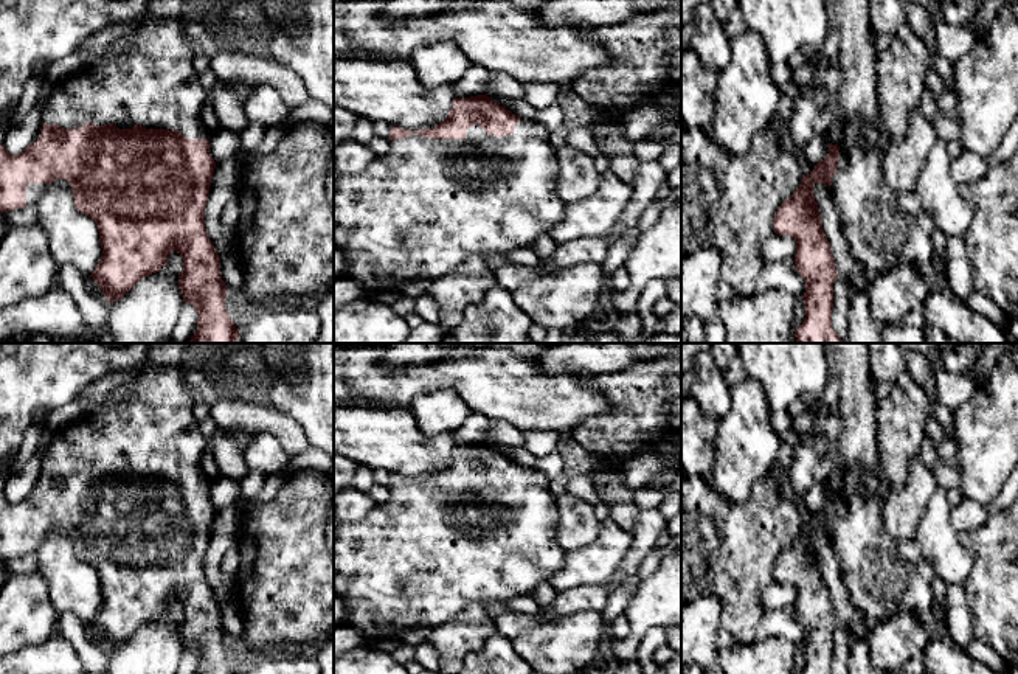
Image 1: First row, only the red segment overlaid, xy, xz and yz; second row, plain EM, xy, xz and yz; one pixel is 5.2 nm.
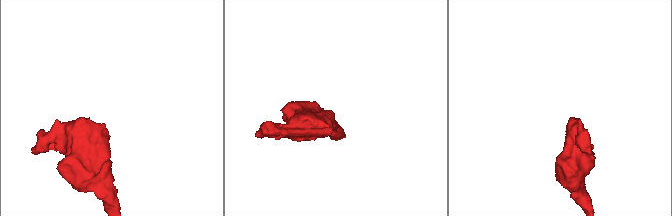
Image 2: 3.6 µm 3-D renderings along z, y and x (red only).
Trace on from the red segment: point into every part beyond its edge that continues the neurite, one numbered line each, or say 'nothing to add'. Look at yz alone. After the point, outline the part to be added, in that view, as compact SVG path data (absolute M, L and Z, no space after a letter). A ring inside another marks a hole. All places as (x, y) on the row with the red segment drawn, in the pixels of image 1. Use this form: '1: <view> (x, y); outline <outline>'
1: yz (902, 67); outline M903 23L892 36L891 45L878 51L878 123L869 124L860 116L850 116L840 127L832 124L824 135L838 146L888 149L905 134L911 113L920 107L928 62L926 42Z

